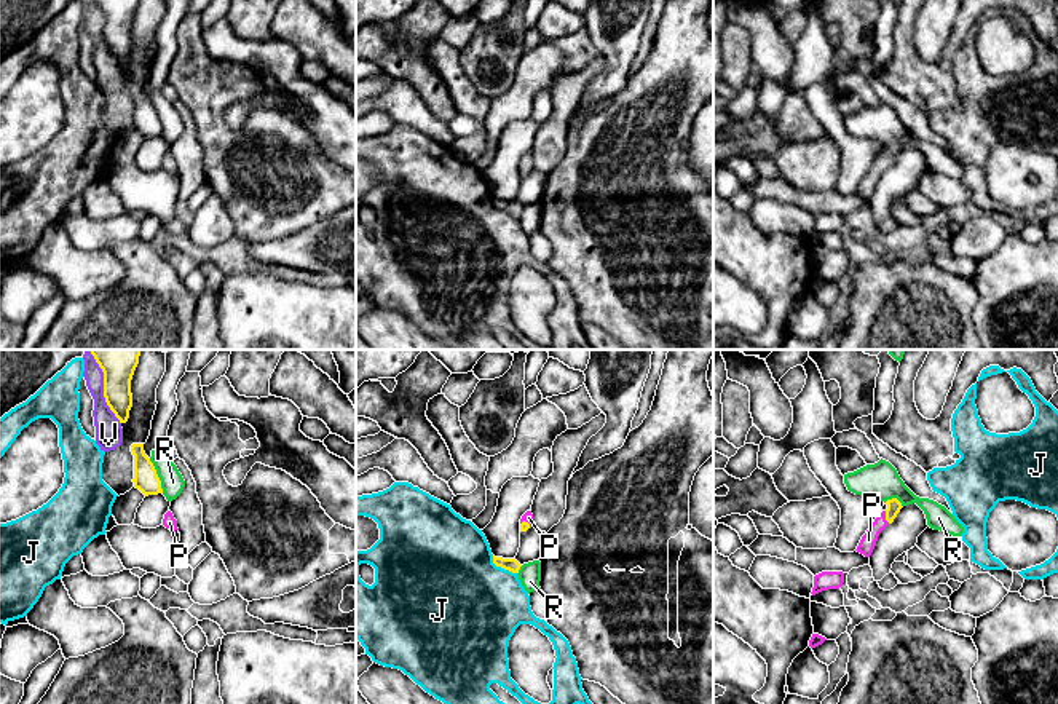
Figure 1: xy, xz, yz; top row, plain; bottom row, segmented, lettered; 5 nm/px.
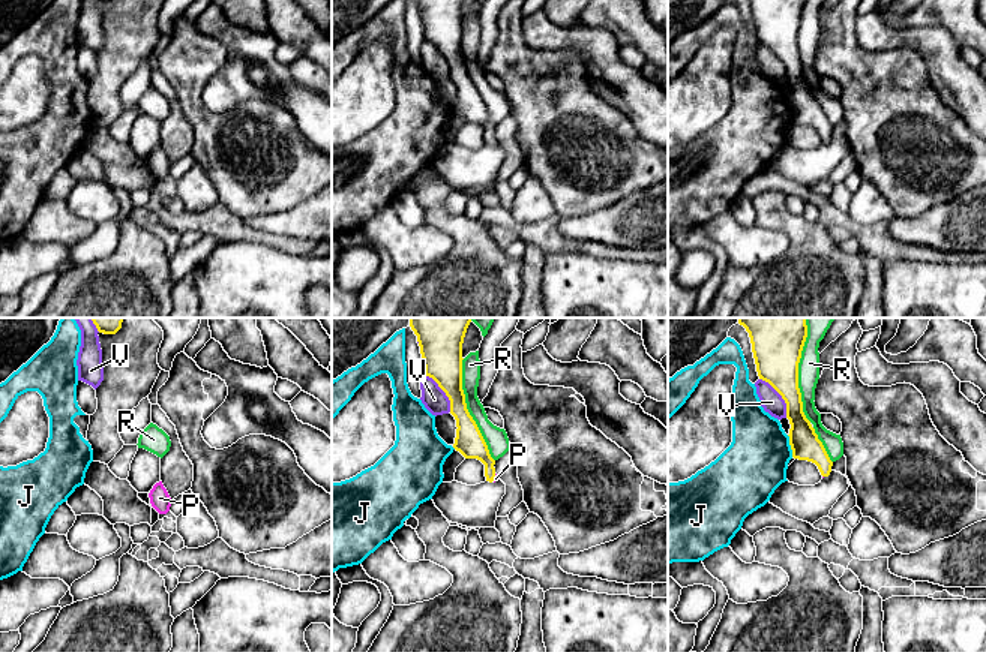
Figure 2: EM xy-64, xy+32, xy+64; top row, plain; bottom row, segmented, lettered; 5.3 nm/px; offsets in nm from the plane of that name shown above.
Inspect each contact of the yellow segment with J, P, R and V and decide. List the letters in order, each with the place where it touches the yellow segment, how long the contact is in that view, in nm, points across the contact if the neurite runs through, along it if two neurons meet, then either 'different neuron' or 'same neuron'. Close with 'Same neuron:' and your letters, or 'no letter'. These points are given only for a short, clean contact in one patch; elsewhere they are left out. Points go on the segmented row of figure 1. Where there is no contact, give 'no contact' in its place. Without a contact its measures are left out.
J: meets yellow in xz at (501, 567); contact 160 nm long; different neuron
P: meets yellow in yz at (886, 518); contact 70 nm long; runs through yz (894, 506), (886, 518), (868, 540); same neuron
R: meets yellow in xy at (157, 476); contact 190 nm long; different neuron
V: meets yellow in xy at (104, 387); contact 400 nm long; different neuron
Same neuron: P

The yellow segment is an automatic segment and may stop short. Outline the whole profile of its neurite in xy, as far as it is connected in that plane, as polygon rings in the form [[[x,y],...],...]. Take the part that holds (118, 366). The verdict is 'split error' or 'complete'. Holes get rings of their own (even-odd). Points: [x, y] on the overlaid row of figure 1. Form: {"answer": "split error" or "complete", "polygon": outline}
{"answer": "complete", "polygon": [[[89,350],[104,372],[104,397],[110,410],[126,423],[132,407],[131,380],[140,350]]]}

